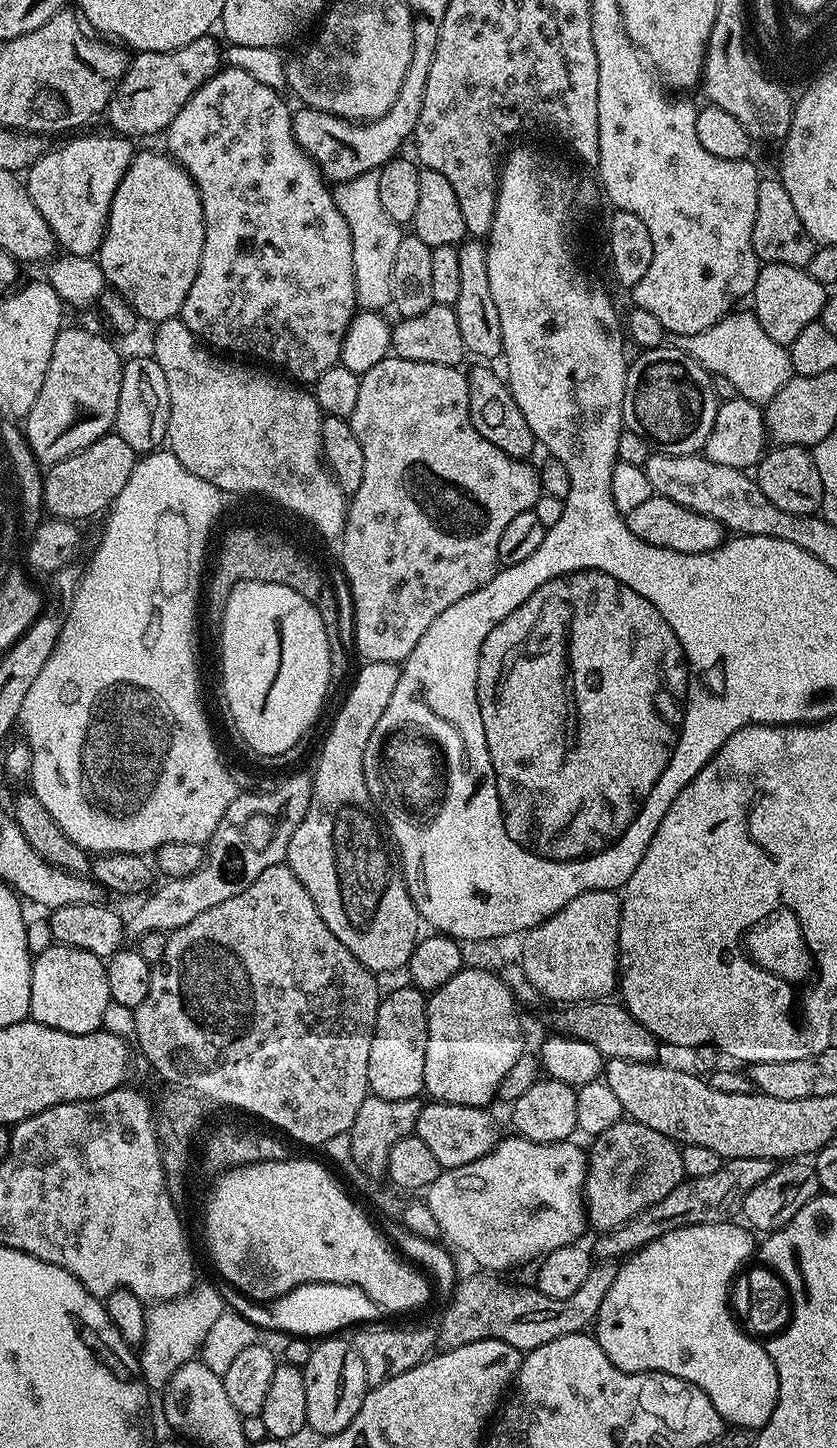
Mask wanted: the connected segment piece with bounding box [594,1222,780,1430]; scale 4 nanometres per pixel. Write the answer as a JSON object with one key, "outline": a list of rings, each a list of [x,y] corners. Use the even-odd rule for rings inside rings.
{"outline":[[[729,1222],[727,1224],[707,1224],[706,1226],[686,1226],[678,1230],[670,1230],[658,1238],[654,1238],[644,1248],[639,1248],[623,1261],[623,1264],[617,1269],[614,1282],[610,1290],[606,1290],[606,1298],[602,1298],[602,1306],[598,1310],[594,1321],[594,1335],[596,1341],[602,1346],[602,1350],[623,1372],[665,1372],[671,1376],[682,1378],[694,1386],[698,1386],[714,1402],[714,1410],[718,1410],[720,1417],[724,1419],[725,1425],[734,1427],[736,1430],[759,1430],[768,1423],[770,1414],[774,1414],[774,1406],[778,1402],[778,1374],[774,1362],[768,1357],[767,1347],[759,1339],[753,1338],[744,1331],[730,1307],[730,1289],[741,1268],[753,1259],[754,1244],[752,1248],[753,1233],[747,1227],[739,1223]]]}

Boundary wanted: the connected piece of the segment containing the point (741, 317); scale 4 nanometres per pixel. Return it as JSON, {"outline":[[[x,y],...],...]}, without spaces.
{"outline":[[[748,310],[740,311],[729,313],[714,326],[699,334],[684,335],[669,332],[665,335],[665,343],[694,358],[710,374],[725,375],[733,383],[737,395],[764,406],[772,400],[786,381],[792,379],[794,375],[792,363],[787,347],[774,342],[766,334],[755,313]]]}

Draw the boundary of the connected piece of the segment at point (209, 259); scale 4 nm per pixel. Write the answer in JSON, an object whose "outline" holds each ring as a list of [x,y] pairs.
{"outline":[[[224,66],[184,103],[182,110],[178,110],[178,118],[170,122],[166,133],[169,148],[167,151],[172,159],[181,164],[190,174],[202,198],[202,218],[204,219],[202,262],[198,266],[194,286],[190,286],[190,294],[186,294],[186,302],[182,306],[179,319],[183,320],[184,325],[192,331],[192,335],[205,345],[216,350],[223,350],[228,354],[235,354],[240,358],[247,358],[252,362],[259,362],[269,369],[279,370],[285,377],[301,385],[312,386],[318,378],[322,378],[322,374],[326,374],[326,370],[341,363],[340,351],[343,348],[343,339],[346,338],[347,330],[358,312],[356,283],[354,282],[354,246],[350,238],[350,226],[346,218],[342,218],[342,210],[338,210],[334,202],[329,181],[325,180],[323,174],[320,173],[320,167],[298,146],[292,129],[293,109],[288,108],[287,102],[280,96],[283,95],[277,89],[262,86],[262,82],[250,78],[246,70]]]}

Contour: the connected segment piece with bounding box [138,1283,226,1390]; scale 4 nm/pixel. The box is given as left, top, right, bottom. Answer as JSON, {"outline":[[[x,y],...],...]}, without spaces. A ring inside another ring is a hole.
{"outline":[[[201,1283],[178,1300],[162,1300],[153,1303],[144,1317],[144,1342],[139,1349],[140,1375],[152,1390],[167,1388],[170,1378],[187,1360],[197,1359],[206,1333],[217,1318],[222,1318],[226,1305],[216,1286]]]}

